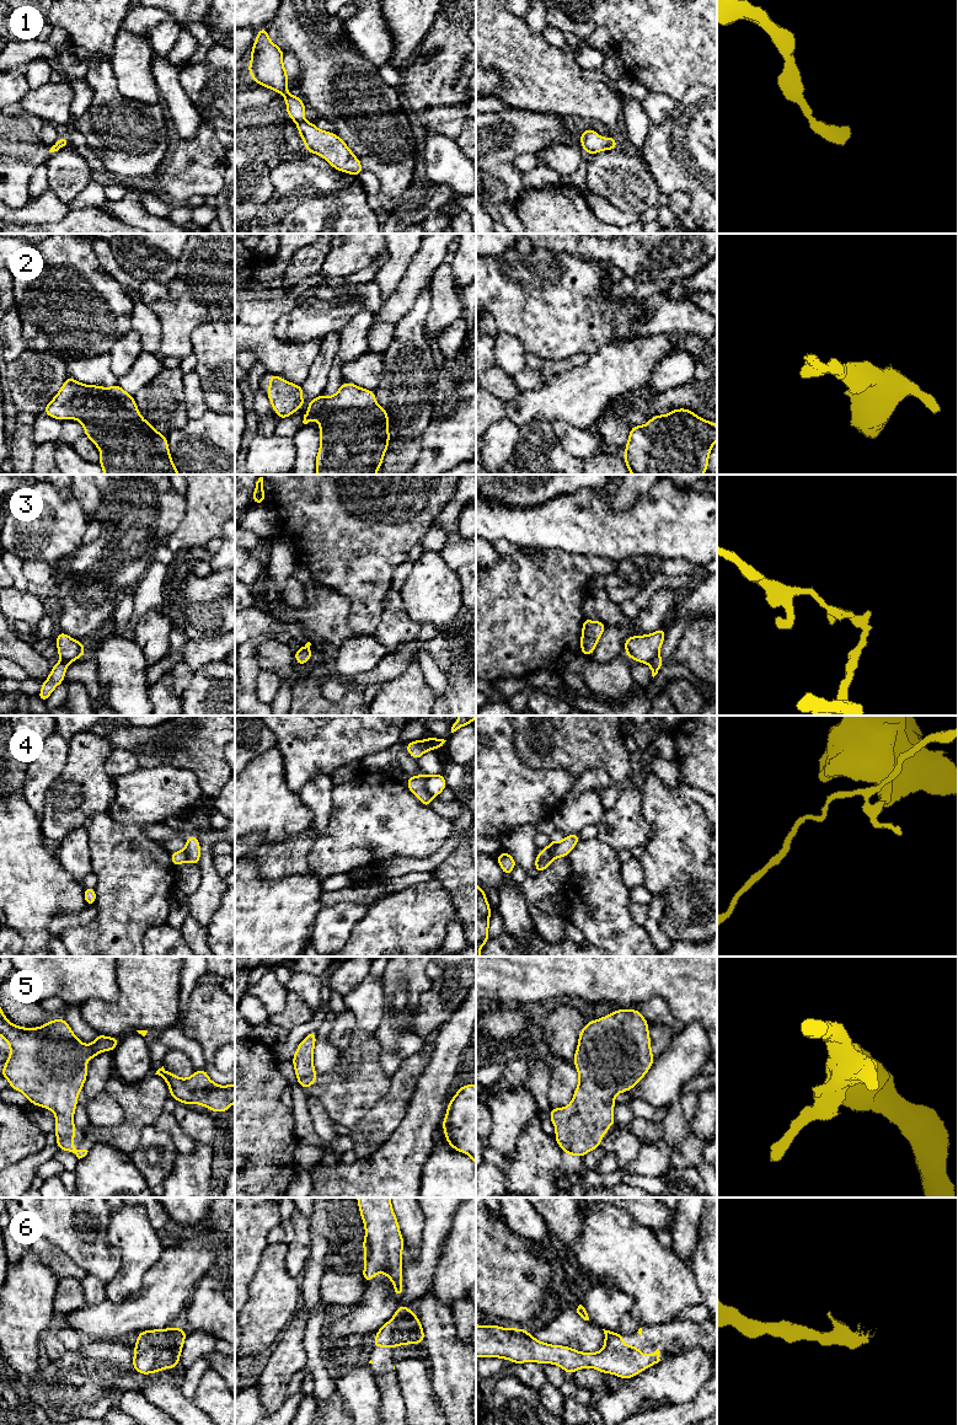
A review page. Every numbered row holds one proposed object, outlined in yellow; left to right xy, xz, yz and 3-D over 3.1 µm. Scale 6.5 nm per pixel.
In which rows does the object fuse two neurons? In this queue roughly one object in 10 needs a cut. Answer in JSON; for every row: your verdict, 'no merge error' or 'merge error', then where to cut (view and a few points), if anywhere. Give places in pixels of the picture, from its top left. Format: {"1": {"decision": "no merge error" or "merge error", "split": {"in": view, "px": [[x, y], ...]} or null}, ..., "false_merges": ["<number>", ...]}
{"1": {"decision": "no merge error", "split": null}, "2": {"decision": "no merge error", "split": null}, "3": {"decision": "merge error", "split": {"in": "yz", "px": [[658, 654], [648, 663]]}}, "4": {"decision": "merge error", "split": {"in": "xz", "px": [[427, 777], [426, 789], [432, 797]]}}, "5": {"decision": "no merge error", "split": null}, "6": {"decision": "no merge error", "split": null}, "false_merges": ["3", "4"]}

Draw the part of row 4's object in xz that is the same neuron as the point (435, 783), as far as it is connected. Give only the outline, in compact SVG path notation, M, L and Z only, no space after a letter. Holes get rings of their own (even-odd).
M441 773L429 776L426 782L426 788L432 797L438 797L446 788L445 776Z

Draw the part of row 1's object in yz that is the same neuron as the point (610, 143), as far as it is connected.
M588 129L580 132L580 146L588 155L592 155L604 150L615 150L617 149L617 143L615 138L606 136L603 139L595 130Z

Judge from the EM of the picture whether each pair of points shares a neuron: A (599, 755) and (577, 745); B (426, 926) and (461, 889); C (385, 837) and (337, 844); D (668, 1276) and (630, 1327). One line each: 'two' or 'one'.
A: one
B: two
C: one
D: two

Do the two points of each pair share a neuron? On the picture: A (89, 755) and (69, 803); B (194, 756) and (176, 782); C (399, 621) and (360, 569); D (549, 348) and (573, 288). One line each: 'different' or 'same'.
A: same
B: different
C: different
D: same

